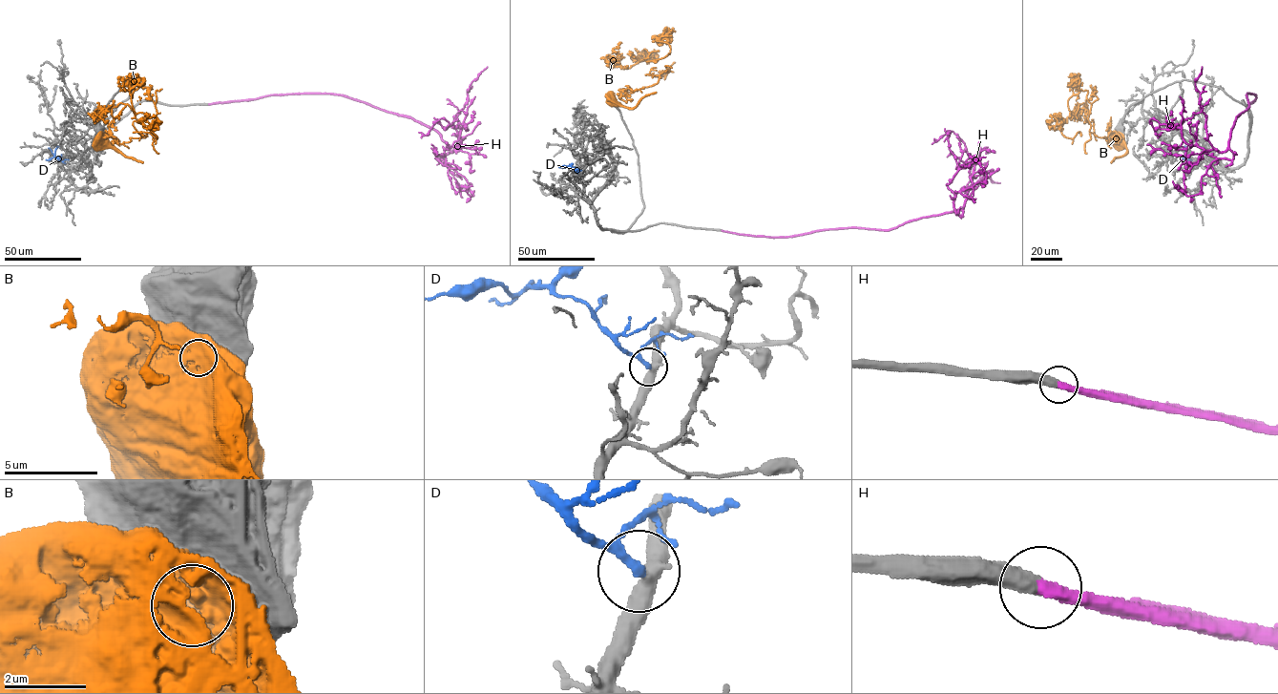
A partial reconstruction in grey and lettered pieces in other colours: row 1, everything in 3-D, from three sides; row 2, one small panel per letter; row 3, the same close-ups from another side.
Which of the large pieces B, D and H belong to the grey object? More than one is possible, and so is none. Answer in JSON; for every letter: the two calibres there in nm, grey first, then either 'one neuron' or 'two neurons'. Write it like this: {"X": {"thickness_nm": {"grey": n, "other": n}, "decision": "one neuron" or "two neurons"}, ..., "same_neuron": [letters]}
{"B": {"thickness_nm": {"grey": 1050, "other": 1100}, "decision": "two neurons"}, "D": {"thickness_nm": {"grey": 400, "other": 170}, "decision": "one neuron"}, "H": {"thickness_nm": {"grey": 480, "other": 420}, "decision": "one neuron"}, "same_neuron": ["D", "H"]}

